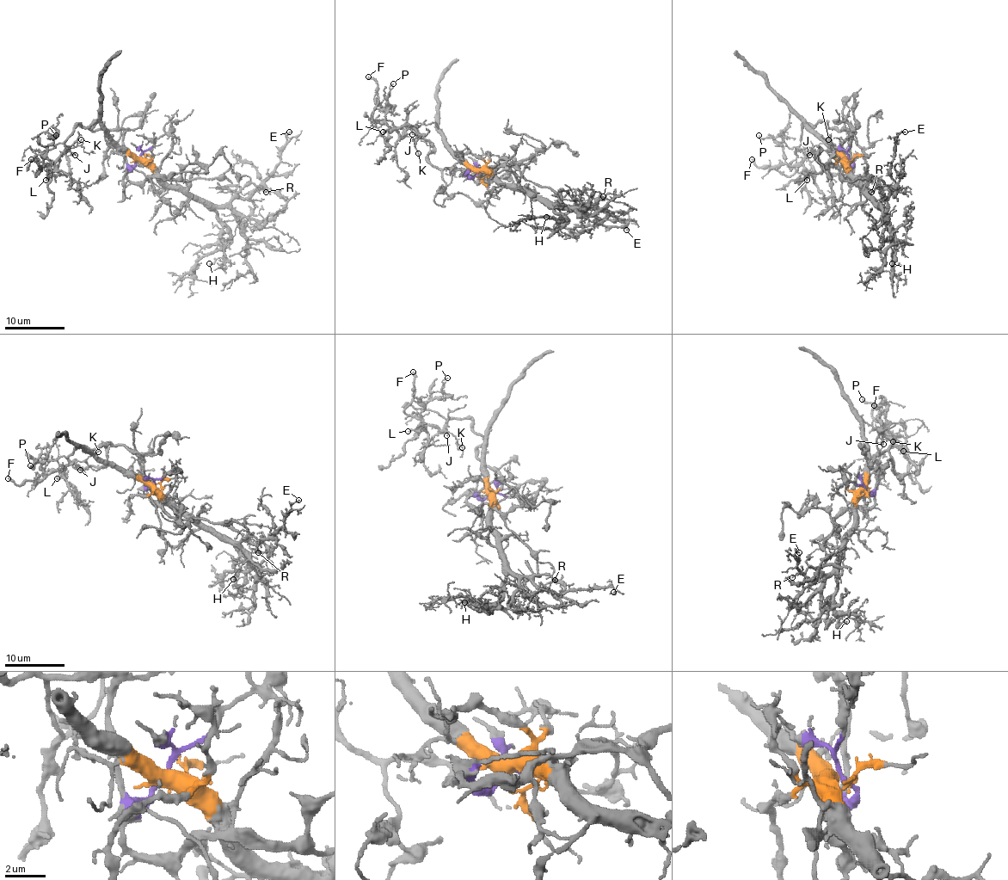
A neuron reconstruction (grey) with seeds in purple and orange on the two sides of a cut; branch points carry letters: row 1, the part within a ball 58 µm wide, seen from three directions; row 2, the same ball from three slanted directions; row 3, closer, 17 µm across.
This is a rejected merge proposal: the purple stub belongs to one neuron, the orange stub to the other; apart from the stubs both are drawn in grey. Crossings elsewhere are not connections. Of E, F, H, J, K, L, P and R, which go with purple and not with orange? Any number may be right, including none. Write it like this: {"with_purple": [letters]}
{"with_purple": ["F", "J", "K", "L", "P"]}

